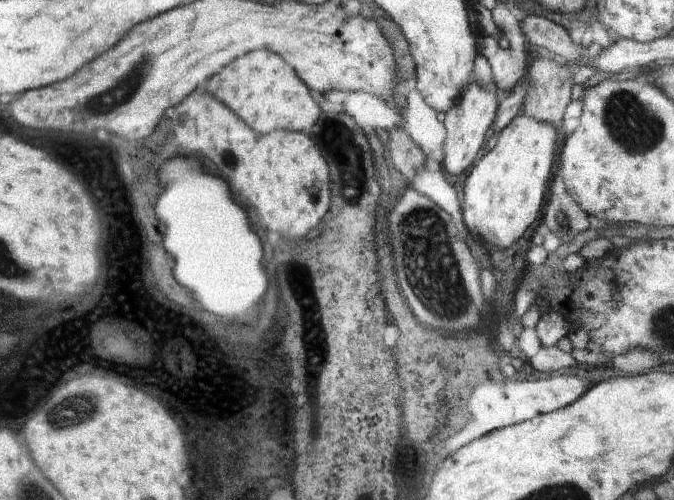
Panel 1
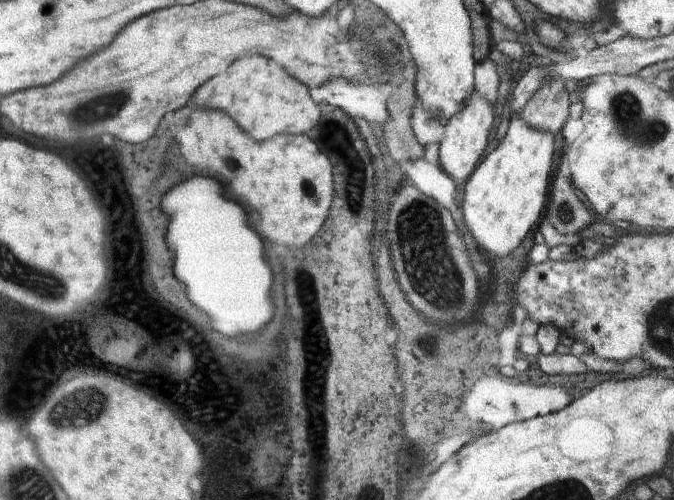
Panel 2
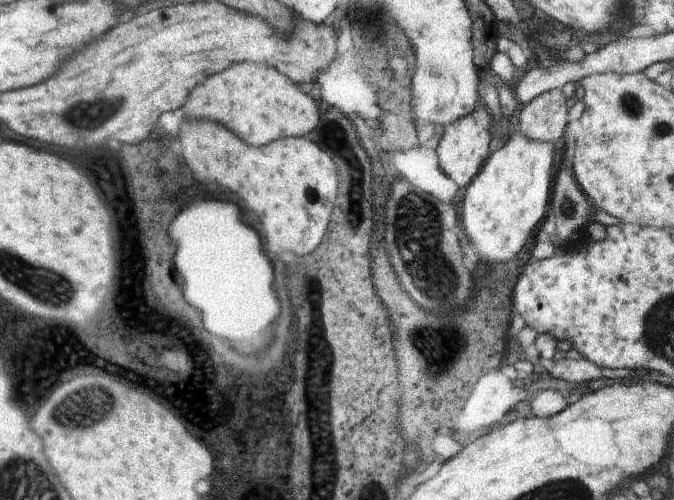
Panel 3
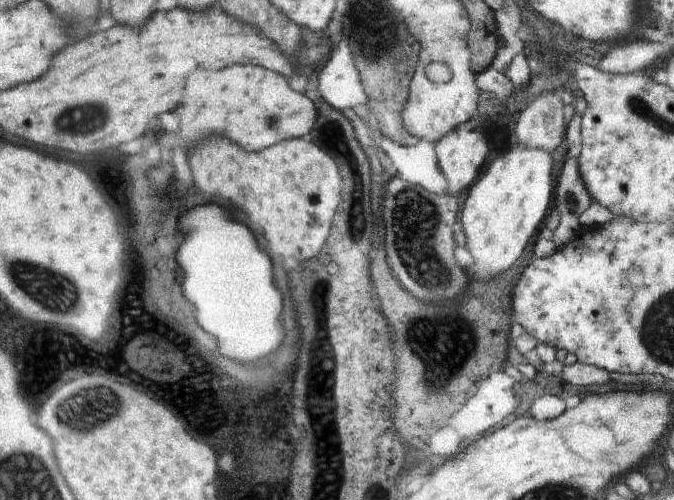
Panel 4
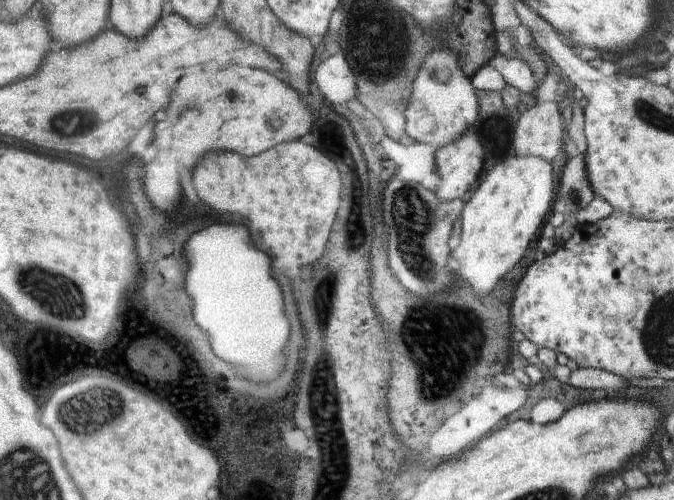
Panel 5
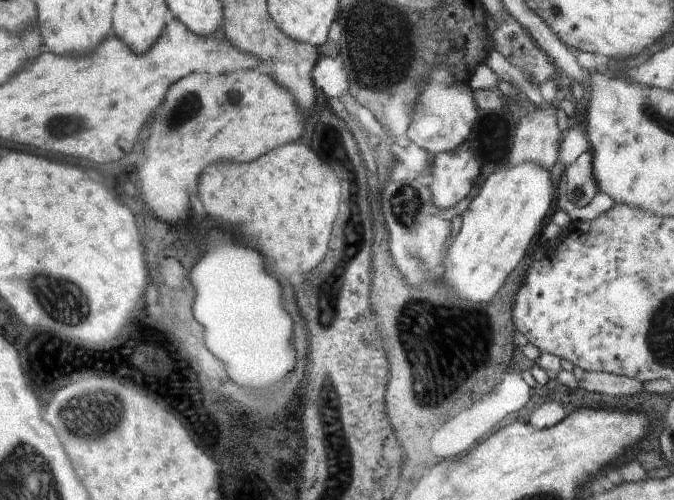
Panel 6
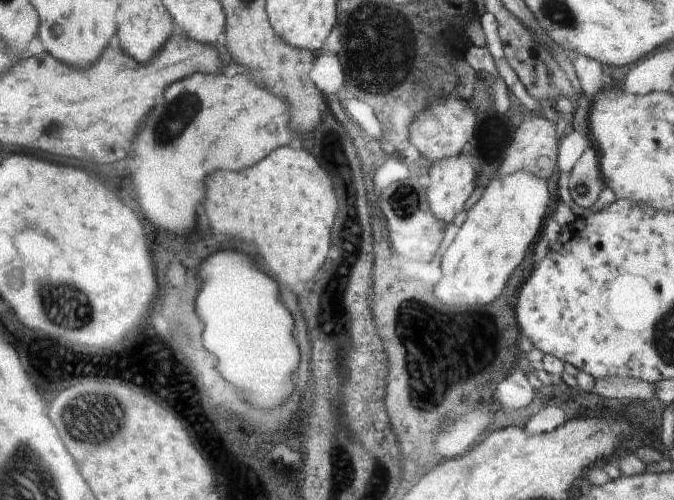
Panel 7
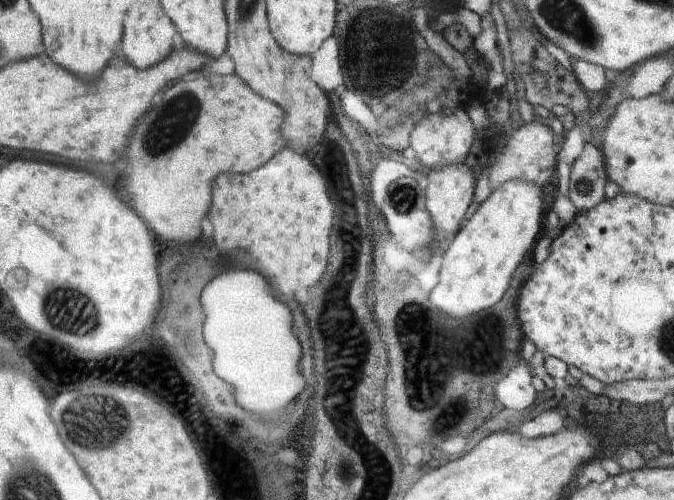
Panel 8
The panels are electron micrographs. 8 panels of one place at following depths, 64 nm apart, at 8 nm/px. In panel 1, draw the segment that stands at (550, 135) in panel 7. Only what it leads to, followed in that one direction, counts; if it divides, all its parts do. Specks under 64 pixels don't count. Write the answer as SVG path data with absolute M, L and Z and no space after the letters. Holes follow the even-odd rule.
M540 55L530 63L528 68L528 92L523 104L523 113L540 122L548 122L550 126L561 126L565 110L571 102L573 88L573 71L567 65L559 64L552 58L542 58Z

